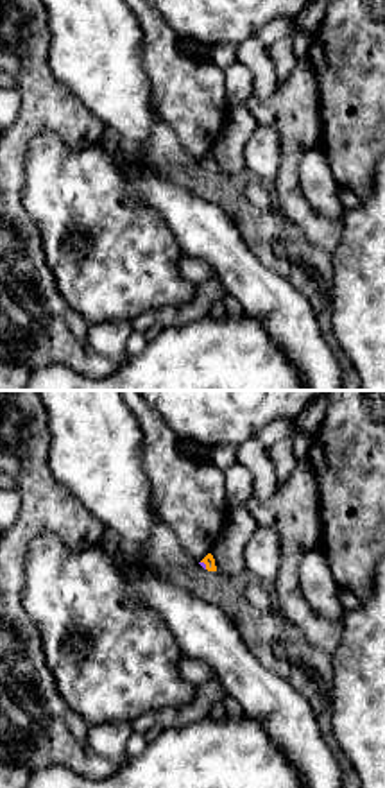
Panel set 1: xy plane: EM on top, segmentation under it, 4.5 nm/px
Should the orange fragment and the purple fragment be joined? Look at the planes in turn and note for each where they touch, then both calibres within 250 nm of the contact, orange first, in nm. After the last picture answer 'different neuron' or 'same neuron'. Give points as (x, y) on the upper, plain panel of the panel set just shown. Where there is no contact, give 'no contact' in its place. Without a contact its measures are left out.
meets orange at (205, 162); 50 nm thick on the orange side, 20 nm on the other

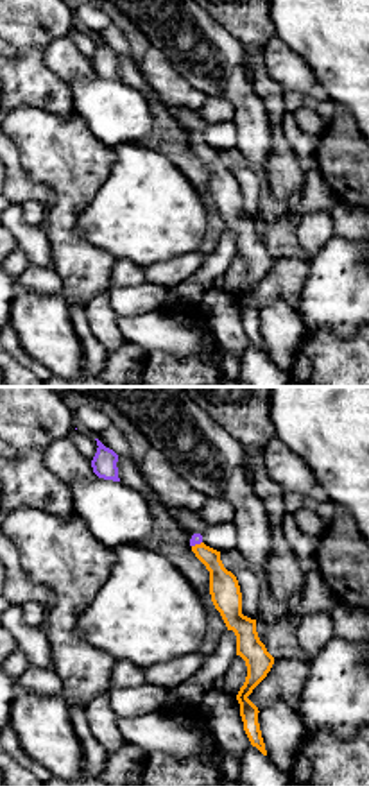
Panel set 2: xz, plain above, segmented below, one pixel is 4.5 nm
meets orange at (196, 144); 140 nm thick on the orange side, 50 nm on the other

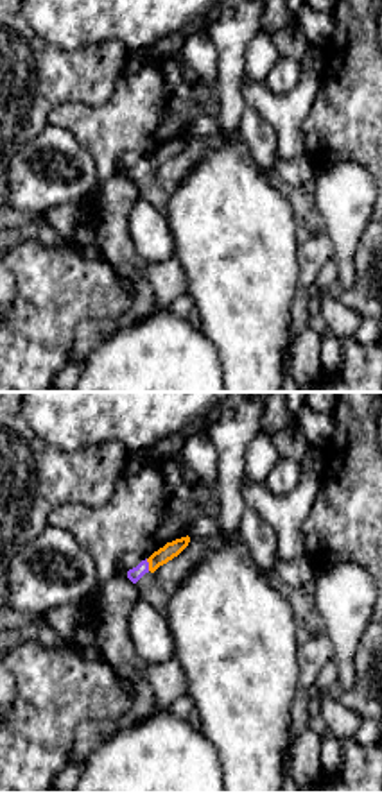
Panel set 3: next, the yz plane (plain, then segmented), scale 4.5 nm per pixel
meets orange at (149, 163); 70 nm thick on the orange side, 60 nm on the other

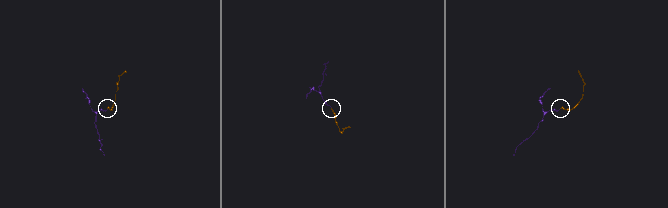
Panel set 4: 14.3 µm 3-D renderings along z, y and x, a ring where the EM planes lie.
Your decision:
same neuron

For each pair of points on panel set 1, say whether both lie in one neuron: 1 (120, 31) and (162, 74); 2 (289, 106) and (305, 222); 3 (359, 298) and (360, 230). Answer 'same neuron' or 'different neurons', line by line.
1: different neurons
2: same neuron
3: same neuron

